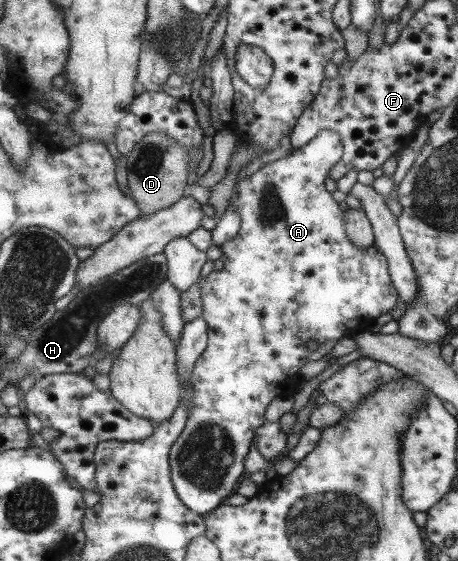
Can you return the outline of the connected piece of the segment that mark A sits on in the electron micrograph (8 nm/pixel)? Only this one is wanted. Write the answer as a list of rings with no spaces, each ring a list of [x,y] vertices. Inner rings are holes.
[[[323,129],[304,147],[290,149],[283,160],[264,164],[250,176],[238,181],[236,194],[232,194],[229,204],[235,207],[234,212],[238,212],[241,217],[240,231],[230,241],[216,245],[222,251],[219,257],[219,260],[222,261],[222,269],[217,272],[212,271],[206,277],[197,280],[202,308],[200,316],[208,326],[207,344],[205,351],[201,353],[193,367],[193,375],[191,376],[192,411],[185,421],[185,428],[182,429],[181,436],[174,441],[173,447],[168,453],[170,482],[173,483],[174,491],[180,498],[182,505],[185,505],[195,514],[203,517],[205,514],[210,514],[212,509],[218,508],[220,503],[232,494],[232,489],[236,487],[236,483],[239,483],[238,479],[244,471],[242,467],[244,467],[244,459],[246,453],[248,453],[248,447],[250,447],[252,431],[255,431],[265,422],[263,415],[267,405],[275,398],[282,399],[282,395],[284,395],[284,398],[286,398],[286,395],[292,395],[294,383],[286,383],[286,379],[296,379],[296,373],[298,373],[300,365],[304,365],[308,361],[316,361],[324,355],[330,356],[330,349],[336,345],[340,337],[348,338],[363,331],[364,327],[371,327],[378,315],[392,309],[394,303],[398,301],[398,297],[396,297],[397,289],[394,289],[393,283],[390,283],[388,259],[382,255],[382,252],[374,244],[368,247],[358,247],[349,240],[345,233],[345,227],[342,227],[340,207],[330,197],[330,193],[324,191],[322,181],[324,181],[324,177],[328,177],[328,169],[332,168],[332,165],[341,159],[343,152],[344,146],[341,137],[332,130]],[[307,341],[317,341],[318,348],[313,351],[307,350],[304,346]]]

